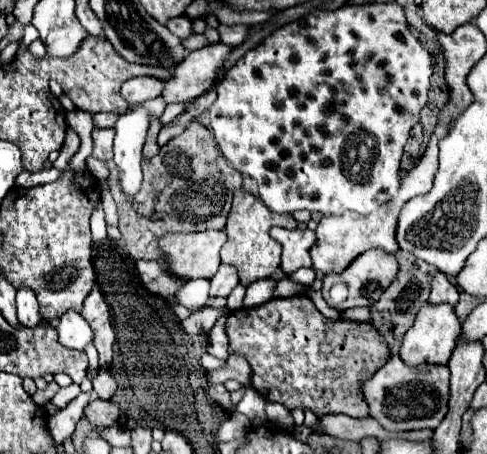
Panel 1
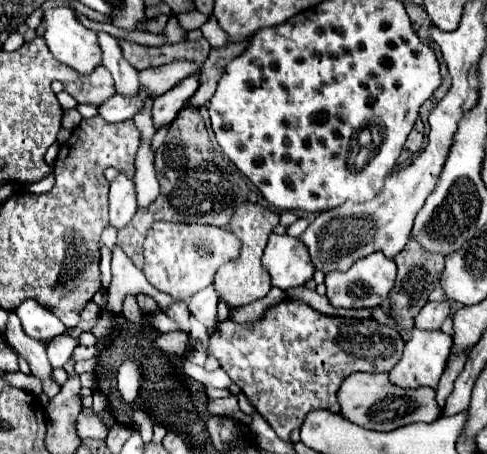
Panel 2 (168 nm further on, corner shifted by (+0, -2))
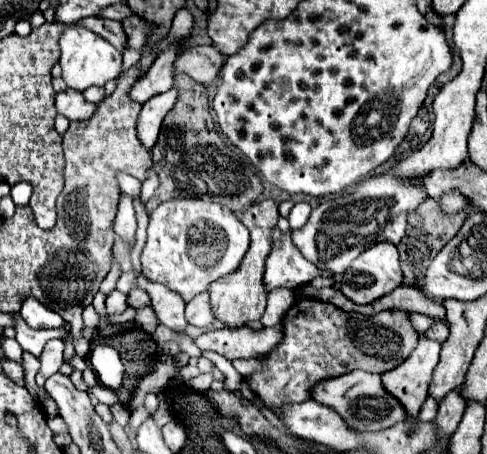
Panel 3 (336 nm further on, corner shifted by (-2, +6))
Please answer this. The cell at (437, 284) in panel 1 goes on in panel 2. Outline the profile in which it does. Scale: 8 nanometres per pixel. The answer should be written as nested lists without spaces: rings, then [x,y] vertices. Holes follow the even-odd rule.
[[[427,302],[425,308],[415,318],[415,328],[419,330],[439,330],[443,320],[449,316],[449,302]]]

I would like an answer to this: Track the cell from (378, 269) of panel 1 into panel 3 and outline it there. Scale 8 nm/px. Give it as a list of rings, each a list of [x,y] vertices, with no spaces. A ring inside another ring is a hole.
[[[379,242],[375,246],[371,246],[367,252],[361,252],[357,256],[357,260],[347,268],[347,272],[343,272],[343,280],[341,280],[341,292],[355,304],[371,304],[373,300],[393,292],[397,286],[401,286],[403,274],[399,268],[399,254],[397,248],[391,242]]]

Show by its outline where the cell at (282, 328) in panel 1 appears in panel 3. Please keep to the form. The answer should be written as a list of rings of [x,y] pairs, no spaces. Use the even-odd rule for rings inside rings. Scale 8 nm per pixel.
[[[301,298],[283,318],[283,340],[261,356],[263,368],[249,374],[247,382],[269,408],[283,408],[283,404],[309,400],[309,390],[321,380],[357,368],[379,374],[393,370],[413,352],[417,336],[407,312],[385,310],[375,316],[363,316],[357,312],[343,312],[321,300]]]

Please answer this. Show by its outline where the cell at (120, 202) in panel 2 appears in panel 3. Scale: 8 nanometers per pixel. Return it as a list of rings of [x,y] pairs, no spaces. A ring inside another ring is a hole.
[[[121,194],[119,206],[117,206],[117,216],[113,224],[115,234],[119,234],[125,242],[133,244],[135,242],[135,230],[137,230],[137,220],[135,220],[135,210],[131,204],[131,198],[127,194]]]

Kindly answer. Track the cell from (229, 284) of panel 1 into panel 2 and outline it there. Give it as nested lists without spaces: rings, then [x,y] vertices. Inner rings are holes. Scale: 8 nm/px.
[[[207,286],[199,290],[191,300],[189,300],[189,312],[207,326],[209,332],[215,330],[217,326],[217,292],[213,292],[213,286]]]

